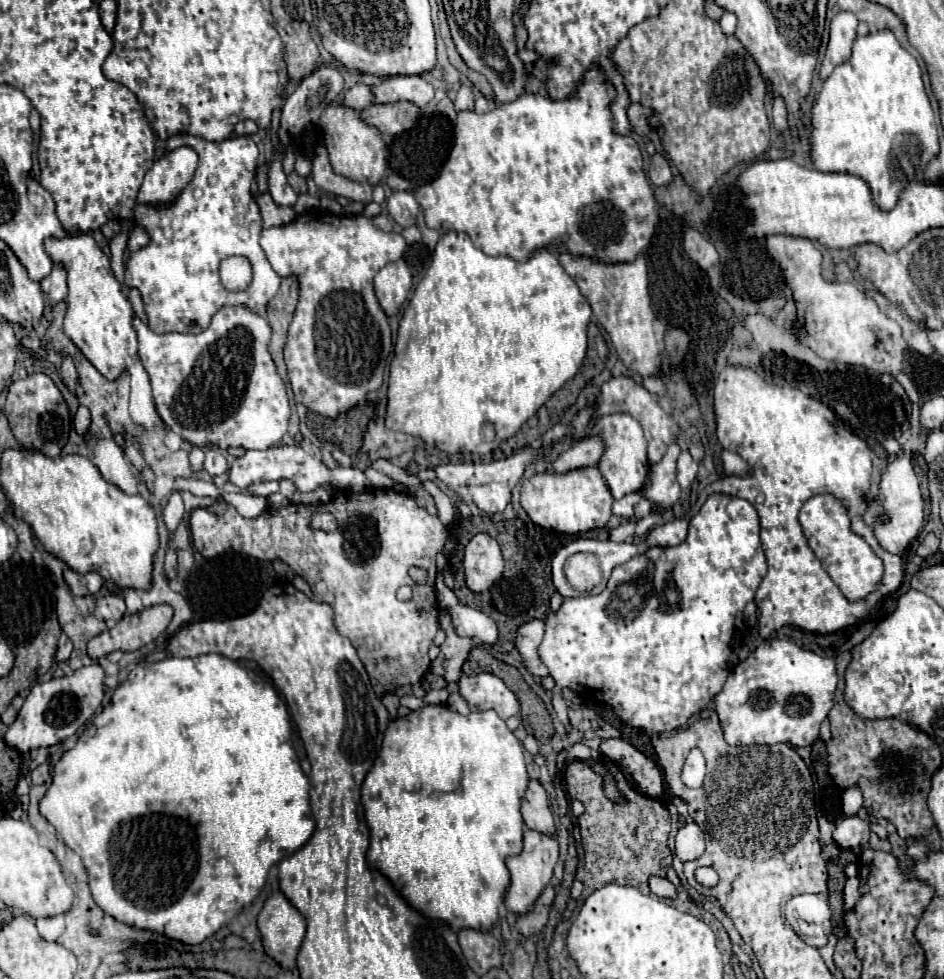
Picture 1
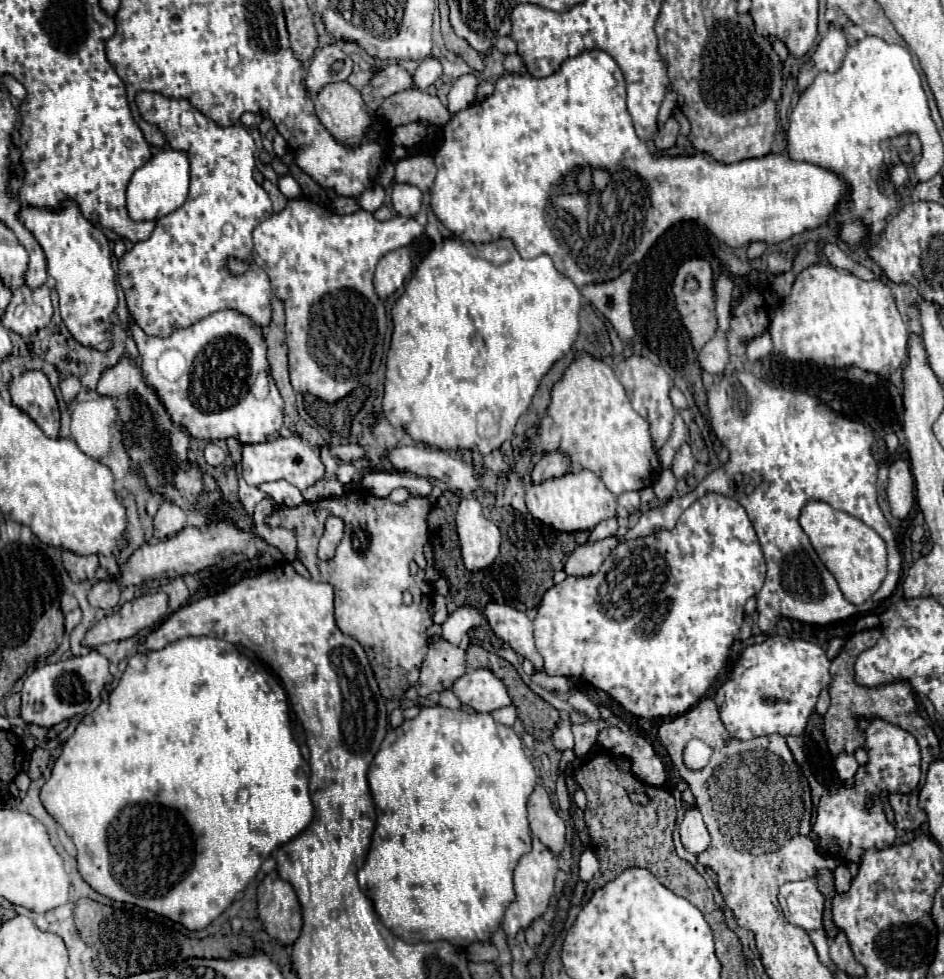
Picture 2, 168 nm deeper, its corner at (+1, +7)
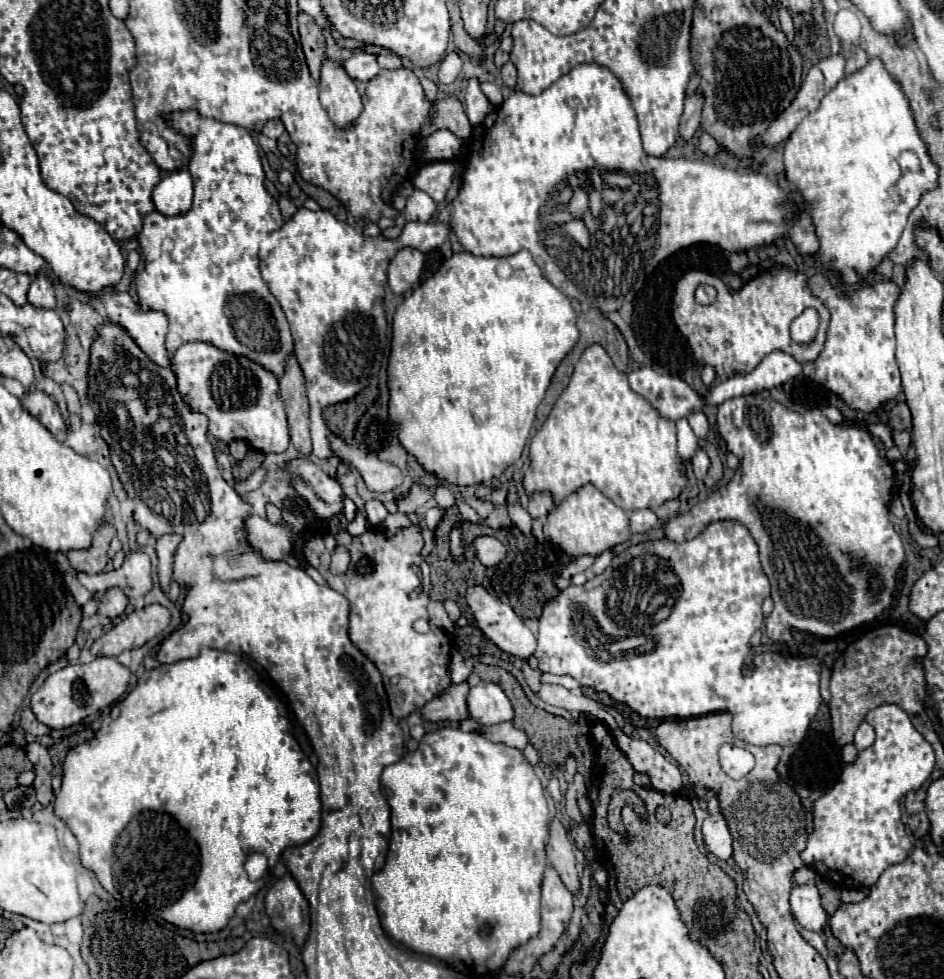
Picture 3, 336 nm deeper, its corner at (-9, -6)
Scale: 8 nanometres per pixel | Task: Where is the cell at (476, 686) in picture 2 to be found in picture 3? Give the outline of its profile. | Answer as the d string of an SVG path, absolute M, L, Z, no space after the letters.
M479 682L467 696L469 716L481 726L493 726L509 722L513 718L513 706L505 692L493 682Z

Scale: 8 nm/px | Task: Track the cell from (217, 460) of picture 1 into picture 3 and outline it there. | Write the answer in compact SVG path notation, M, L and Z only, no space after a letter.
M221 452L221 454L217 456L217 462L219 462L219 468L221 468L223 478L225 478L229 484L233 484L233 474L231 474L231 458L229 458L229 454Z

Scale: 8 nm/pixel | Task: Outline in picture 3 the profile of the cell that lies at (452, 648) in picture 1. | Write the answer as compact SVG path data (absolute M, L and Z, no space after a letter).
M463 682L463 684L457 684L433 698L431 702L427 702L423 708L421 708L421 716L429 722L461 722L461 720L467 720L469 718L469 712L467 712L467 704L465 704L465 698L467 698L467 692L469 692L469 684Z

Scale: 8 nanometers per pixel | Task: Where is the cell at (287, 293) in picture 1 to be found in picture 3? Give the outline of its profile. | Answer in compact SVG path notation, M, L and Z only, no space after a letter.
M289 356L285 374L279 378L279 396L285 402L291 444L301 454L311 454L311 436L309 436L309 404L305 394L305 378L295 356Z

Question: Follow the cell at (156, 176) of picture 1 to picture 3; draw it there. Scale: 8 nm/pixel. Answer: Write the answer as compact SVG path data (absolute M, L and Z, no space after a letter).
M177 170L167 174L153 190L155 208L161 214L177 216L185 214L193 202L193 180L187 170Z

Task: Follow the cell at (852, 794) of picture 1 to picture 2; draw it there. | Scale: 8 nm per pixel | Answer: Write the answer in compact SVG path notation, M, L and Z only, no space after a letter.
M841 753L841 755L835 759L835 769L837 769L839 779L843 781L843 787L845 787L845 789L853 789L853 787L855 787L855 773L857 773L857 769L859 769L855 757L853 757L853 755L847 755L847 753Z

